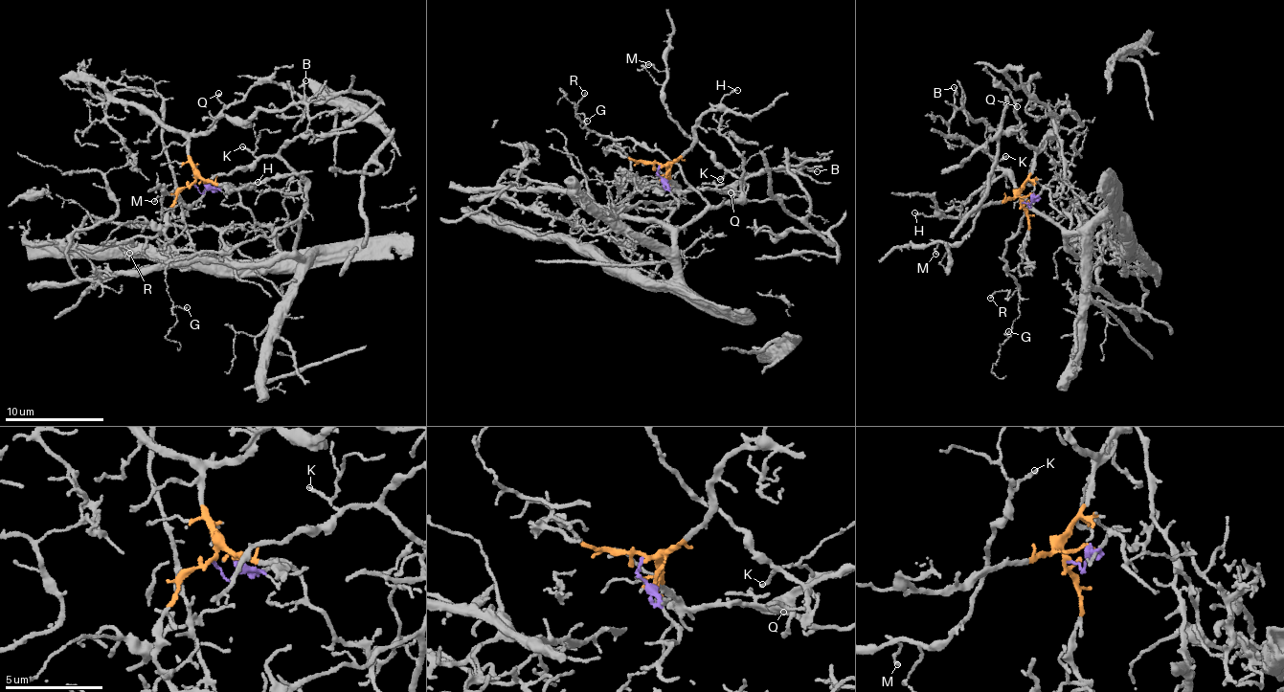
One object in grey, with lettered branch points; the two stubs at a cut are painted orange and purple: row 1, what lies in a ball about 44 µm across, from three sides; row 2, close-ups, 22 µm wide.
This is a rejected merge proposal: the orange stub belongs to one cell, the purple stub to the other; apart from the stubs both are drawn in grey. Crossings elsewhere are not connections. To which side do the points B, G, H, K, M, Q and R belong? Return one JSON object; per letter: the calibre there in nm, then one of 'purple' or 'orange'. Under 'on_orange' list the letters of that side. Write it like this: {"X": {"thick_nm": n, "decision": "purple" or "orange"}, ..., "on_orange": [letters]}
{"B": {"thick_nm": 170, "decision": "orange"}, "G": {"thick_nm": 110, "decision": "purple"}, "H": {"thick_nm": 140, "decision": "orange"}, "K": {"thick_nm": 150, "decision": "purple"}, "M": {"thick_nm": 130, "decision": "purple"}, "Q": {"thick_nm": 160, "decision": "orange"}, "R": {"thick_nm": 110, "decision": "purple"}, "on_orange": ["B", "H", "Q"]}

